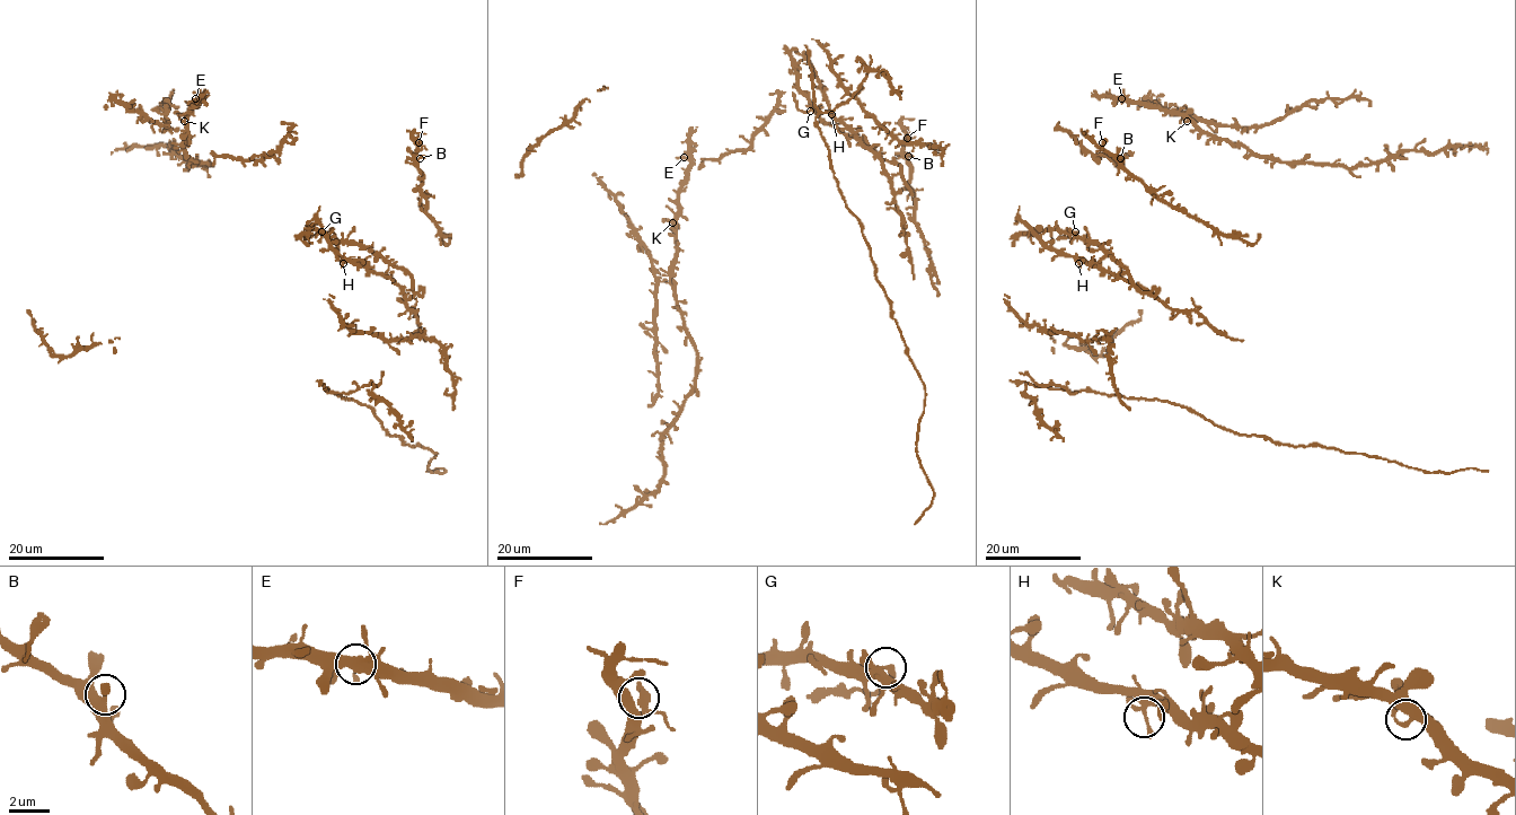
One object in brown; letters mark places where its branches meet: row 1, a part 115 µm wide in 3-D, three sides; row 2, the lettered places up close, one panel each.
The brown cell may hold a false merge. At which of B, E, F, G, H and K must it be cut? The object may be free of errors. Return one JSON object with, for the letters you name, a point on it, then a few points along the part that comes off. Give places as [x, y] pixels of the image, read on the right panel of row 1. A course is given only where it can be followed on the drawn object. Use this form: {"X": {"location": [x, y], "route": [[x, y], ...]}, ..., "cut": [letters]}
{"G": {"location": [1075, 231], "route": [[1074, 231], [1072, 237], [1056, 238]]}, "cut": ["G"]}

